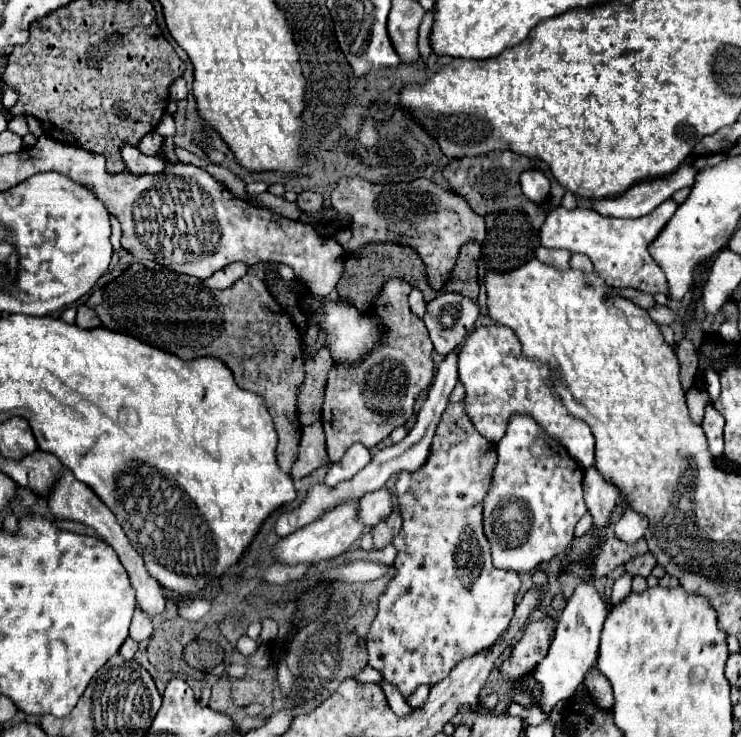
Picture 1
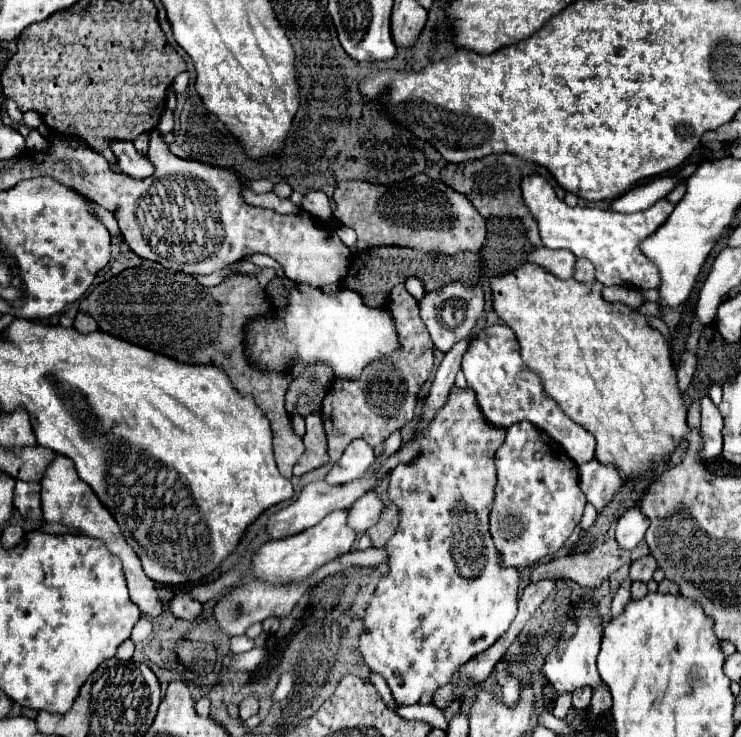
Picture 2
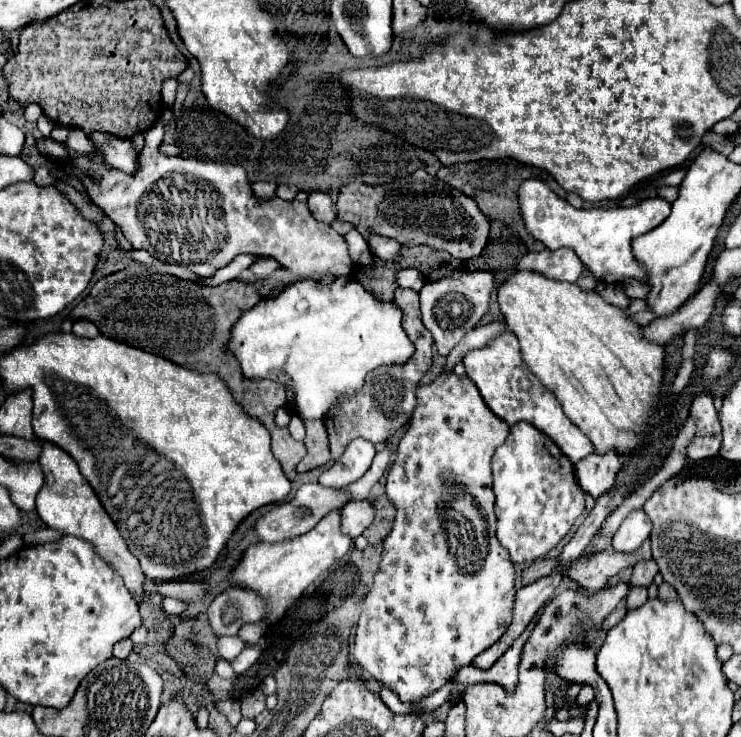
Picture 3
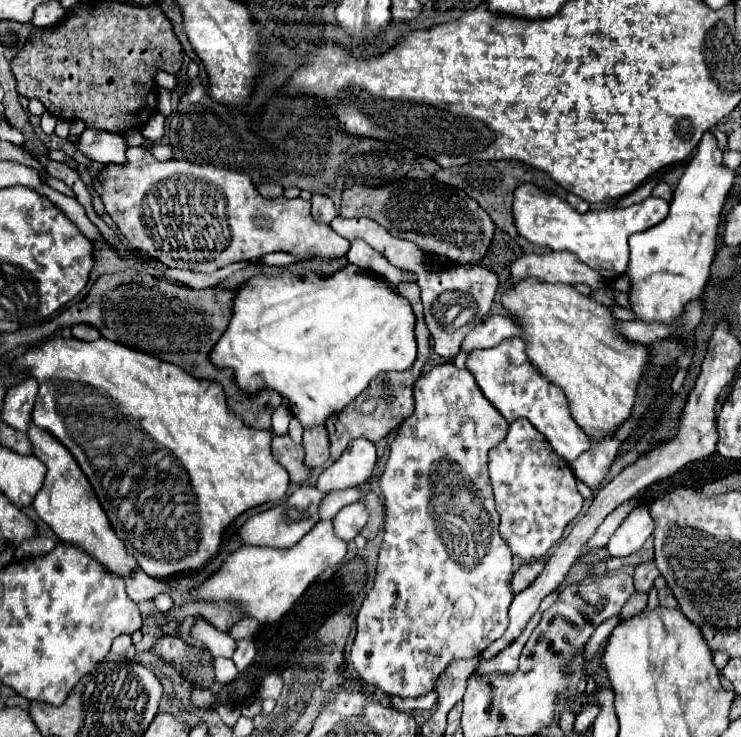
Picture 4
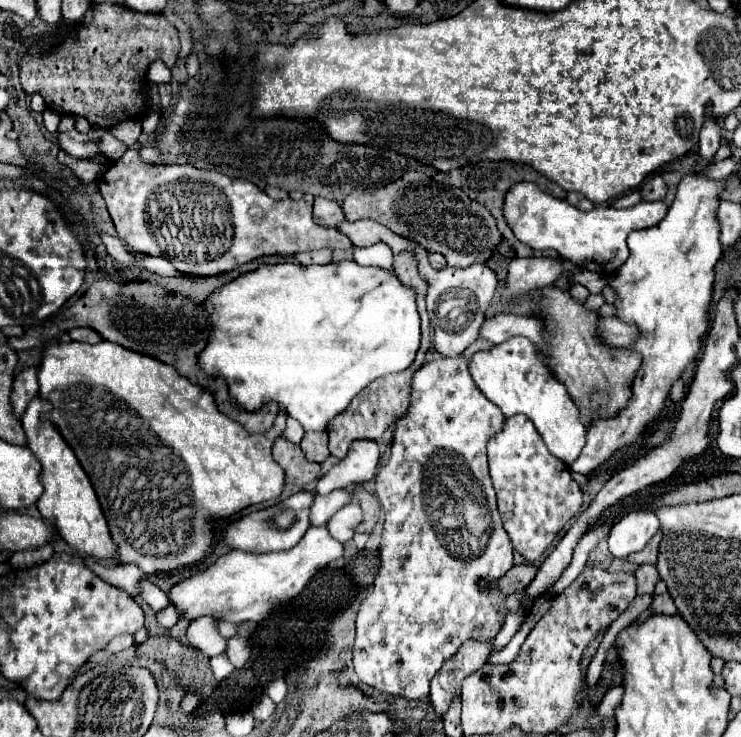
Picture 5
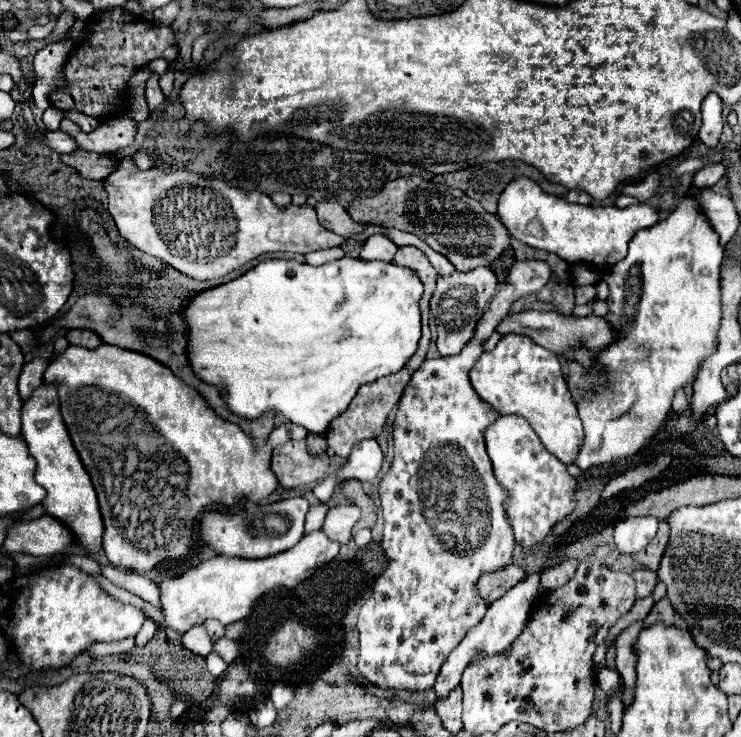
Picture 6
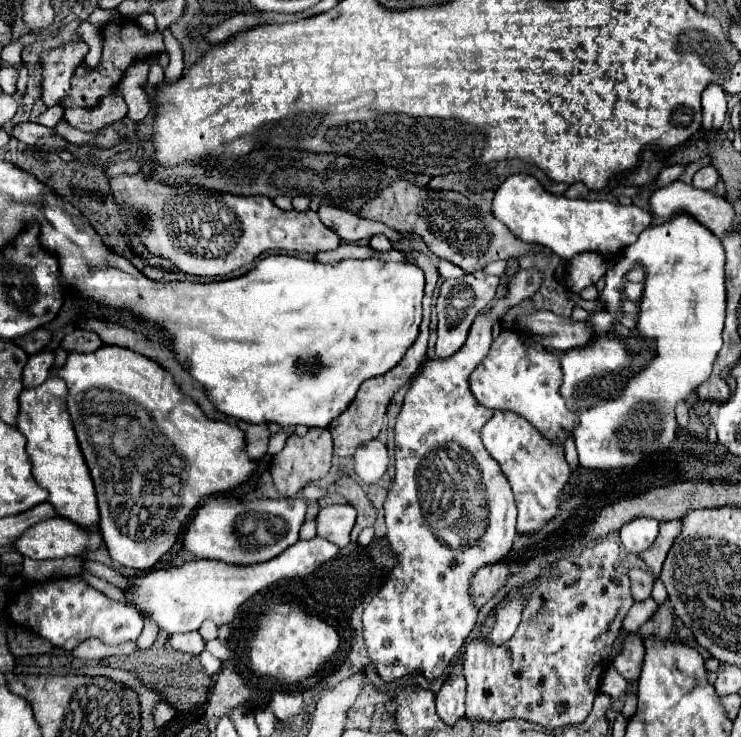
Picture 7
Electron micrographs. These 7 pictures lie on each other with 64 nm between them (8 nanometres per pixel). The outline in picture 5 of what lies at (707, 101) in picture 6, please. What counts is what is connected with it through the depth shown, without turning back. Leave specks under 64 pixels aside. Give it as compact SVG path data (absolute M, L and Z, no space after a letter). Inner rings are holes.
M706 106L706 120L700 130L700 166L692 170L690 176L686 176L678 184L676 200L670 206L668 214L664 216L662 222L648 230L636 230L628 236L628 248L630 256L628 260L612 274L608 276L608 284L616 292L616 316L626 322L634 324L638 328L636 340L628 346L628 350L636 350L642 356L642 364L634 376L632 382L632 396L616 416L612 418L598 418L594 424L588 424L586 428L586 446L582 454L576 458L576 462L570 466L574 472L580 474L590 474L594 468L604 464L610 456L614 456L622 448L630 448L638 444L646 432L646 428L660 416L664 410L664 404L668 400L672 384L682 378L686 366L696 362L696 358L704 350L704 342L708 338L708 330L712 326L710 320L710 306L712 306L712 290L714 290L714 266L722 256L722 246L718 242L718 220L716 220L716 204L718 196L722 192L722 182L718 180L708 180L700 176L700 172L708 166L706 162L716 154L720 146L720 122L712 114L712 106Z

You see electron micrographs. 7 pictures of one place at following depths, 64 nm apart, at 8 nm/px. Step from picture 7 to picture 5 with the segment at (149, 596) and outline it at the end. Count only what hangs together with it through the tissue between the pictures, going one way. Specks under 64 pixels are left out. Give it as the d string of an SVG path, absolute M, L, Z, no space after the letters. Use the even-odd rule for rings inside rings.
M326 526L310 528L294 548L284 552L250 554L232 550L220 556L208 568L172 586L168 600L188 622L200 616L214 616L216 620L236 624L244 620L258 622L266 618L276 606L282 606L294 598L322 566L328 566L340 556L342 544L328 534Z

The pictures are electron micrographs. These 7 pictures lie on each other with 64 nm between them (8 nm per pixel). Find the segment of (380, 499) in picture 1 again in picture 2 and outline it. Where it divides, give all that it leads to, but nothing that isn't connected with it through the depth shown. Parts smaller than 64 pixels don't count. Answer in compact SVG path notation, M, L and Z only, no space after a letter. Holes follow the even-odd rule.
M366 492L348 508L348 526L354 528L358 536L362 536L370 526L378 522L382 506L382 500L374 492Z

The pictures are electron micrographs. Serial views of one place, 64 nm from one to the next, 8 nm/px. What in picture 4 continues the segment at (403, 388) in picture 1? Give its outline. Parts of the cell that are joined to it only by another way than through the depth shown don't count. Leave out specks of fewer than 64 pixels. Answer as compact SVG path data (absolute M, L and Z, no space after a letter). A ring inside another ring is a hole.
M400 282L398 292L404 294L416 314L416 340L418 340L418 356L416 362L412 364L412 368L404 370L404 372L392 372L392 374L380 374L376 376L368 388L352 402L348 404L340 414L334 416L334 422L326 422L326 430L330 434L330 454L334 460L338 460L342 456L342 452L346 450L346 446L356 440L356 438L366 438L370 442L378 442L382 440L388 432L396 430L404 418L408 418L414 410L414 400L412 400L412 386L416 382L416 378L422 372L424 362L430 358L430 332L424 320L424 312L422 312L422 304L420 304L420 286L416 282Z

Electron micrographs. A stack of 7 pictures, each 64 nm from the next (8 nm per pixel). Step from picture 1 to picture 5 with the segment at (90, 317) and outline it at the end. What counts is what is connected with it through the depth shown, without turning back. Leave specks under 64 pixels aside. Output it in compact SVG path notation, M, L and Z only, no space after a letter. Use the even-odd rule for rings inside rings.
M74 328L70 330L70 338L76 342L88 342L88 344L98 344L102 340L98 332L92 328Z

